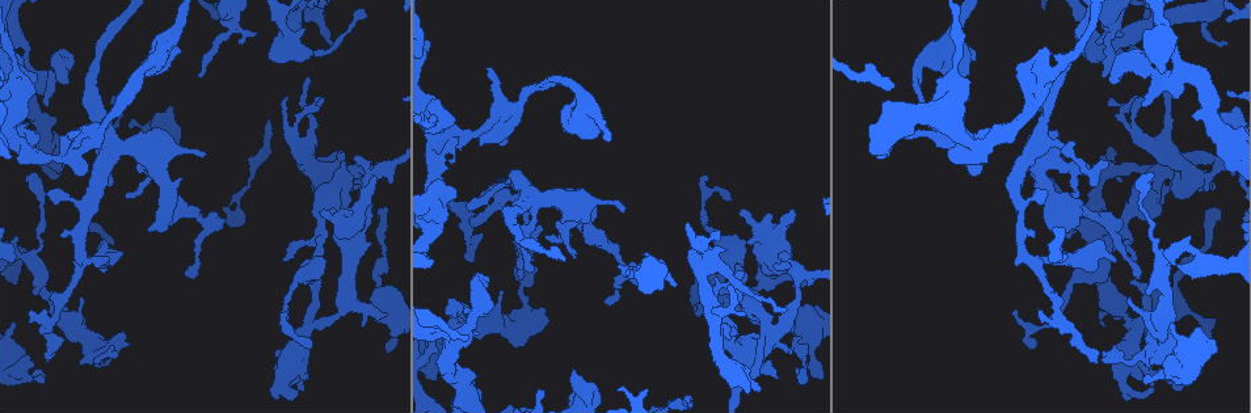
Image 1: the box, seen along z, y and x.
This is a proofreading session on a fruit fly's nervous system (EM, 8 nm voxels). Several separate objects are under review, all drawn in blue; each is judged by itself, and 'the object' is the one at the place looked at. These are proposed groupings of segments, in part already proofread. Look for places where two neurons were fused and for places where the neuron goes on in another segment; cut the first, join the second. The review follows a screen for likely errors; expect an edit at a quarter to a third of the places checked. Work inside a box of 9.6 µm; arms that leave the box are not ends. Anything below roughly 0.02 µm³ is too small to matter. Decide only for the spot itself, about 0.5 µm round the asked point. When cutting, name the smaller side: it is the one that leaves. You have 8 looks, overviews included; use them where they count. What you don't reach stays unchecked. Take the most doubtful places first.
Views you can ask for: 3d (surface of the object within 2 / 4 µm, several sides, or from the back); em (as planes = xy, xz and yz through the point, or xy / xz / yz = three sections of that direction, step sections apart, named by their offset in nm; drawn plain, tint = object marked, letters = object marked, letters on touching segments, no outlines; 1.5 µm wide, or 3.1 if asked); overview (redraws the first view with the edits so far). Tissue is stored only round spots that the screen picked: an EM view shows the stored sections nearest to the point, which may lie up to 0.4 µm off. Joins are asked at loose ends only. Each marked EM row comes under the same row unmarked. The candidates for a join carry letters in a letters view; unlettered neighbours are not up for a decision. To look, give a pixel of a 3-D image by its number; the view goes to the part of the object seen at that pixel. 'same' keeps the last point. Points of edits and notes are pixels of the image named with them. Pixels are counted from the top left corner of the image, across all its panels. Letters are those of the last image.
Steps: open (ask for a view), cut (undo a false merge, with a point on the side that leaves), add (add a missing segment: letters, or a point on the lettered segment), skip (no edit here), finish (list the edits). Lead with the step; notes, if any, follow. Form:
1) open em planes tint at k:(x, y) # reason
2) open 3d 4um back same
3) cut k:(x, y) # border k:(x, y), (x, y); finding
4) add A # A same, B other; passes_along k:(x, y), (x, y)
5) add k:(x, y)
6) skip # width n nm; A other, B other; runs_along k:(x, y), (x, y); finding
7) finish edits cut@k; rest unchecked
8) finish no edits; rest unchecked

open 3d 4um back at 1:(661, 261) # an open end

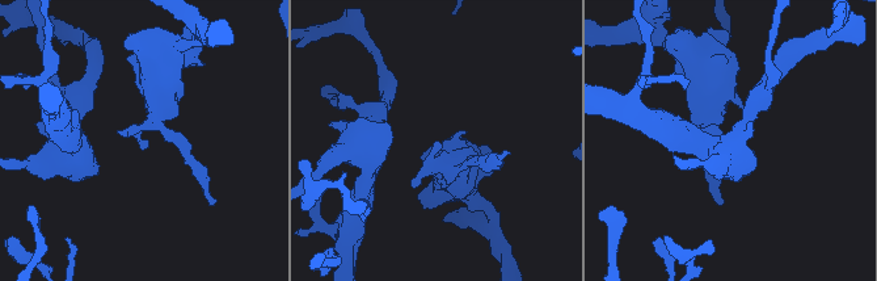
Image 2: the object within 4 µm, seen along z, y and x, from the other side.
open em xz step 8 tint at 2:(144, 149) # need the tissue

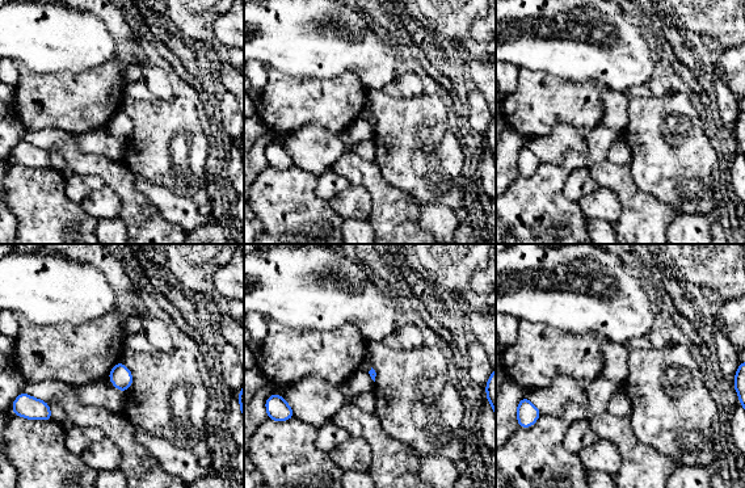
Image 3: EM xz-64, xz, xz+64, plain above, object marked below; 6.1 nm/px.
open em planes letters same

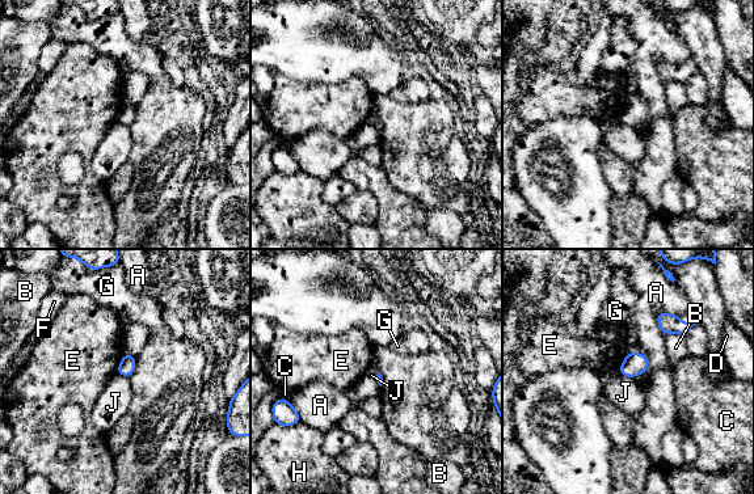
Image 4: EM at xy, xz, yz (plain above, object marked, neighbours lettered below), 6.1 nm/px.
skip # A other, B other, C other, D other, E other, F other, G other, H other, J other; border 4:(117, 372), (127, 378); none of them fits

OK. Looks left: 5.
open em xz step 8 letters at 1:(312, 343)

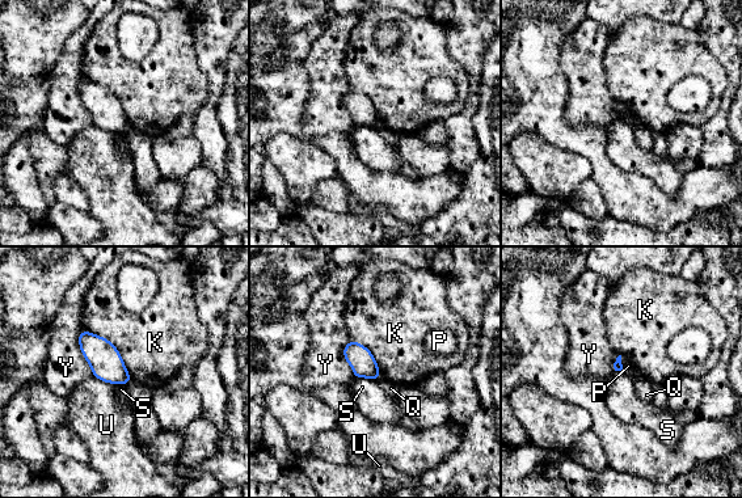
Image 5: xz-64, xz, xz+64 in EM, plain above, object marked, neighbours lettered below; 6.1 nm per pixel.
open em planes letters same

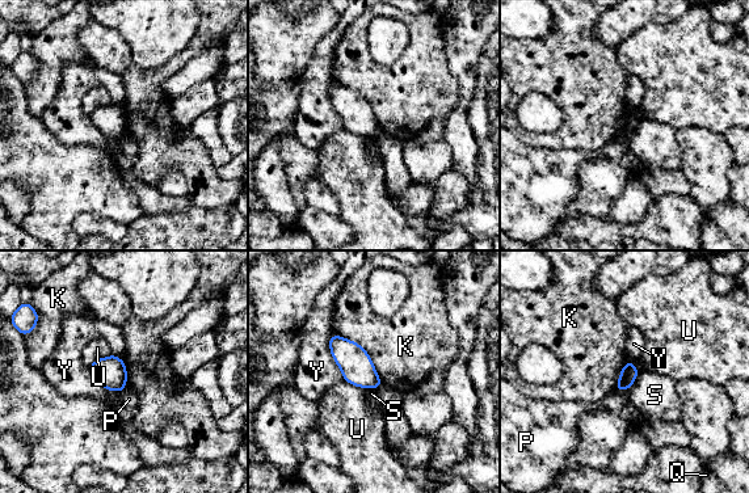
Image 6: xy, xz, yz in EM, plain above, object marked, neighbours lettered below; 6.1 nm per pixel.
skip # longest_contact K 420 nm; K other, P other, Q other, S other, U other, Y other; border 6:(336, 335), (365, 350), (382, 384); no lettered segment goes on from it

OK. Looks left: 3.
open em planes letters at 1:(354, 171) # arms run side by side

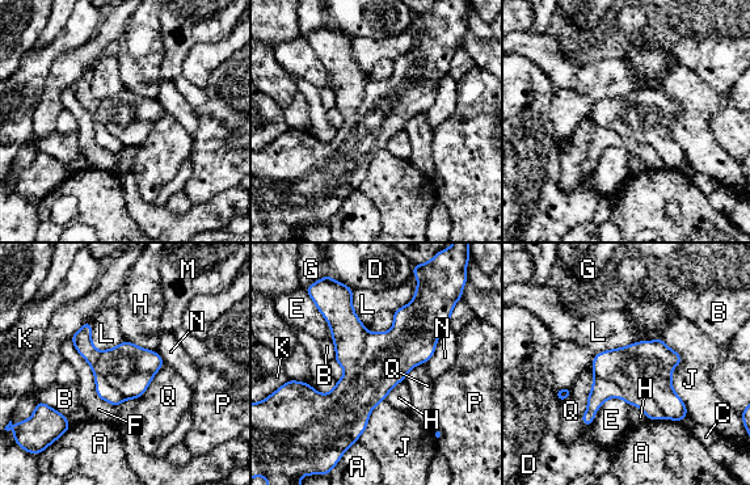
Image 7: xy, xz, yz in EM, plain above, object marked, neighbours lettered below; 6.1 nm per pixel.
cut 7:(602, 389) # width 340 nm; A other, B other, C other, D other, E other, F other, G other, H other, J other, K other, L other, M other, N other, P other, Q other; part_leaving 7:(88, 325), (85, 349), (116, 401); a second neuron is stuck on

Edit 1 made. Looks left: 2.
finish edits cut@7; rest unchecked

